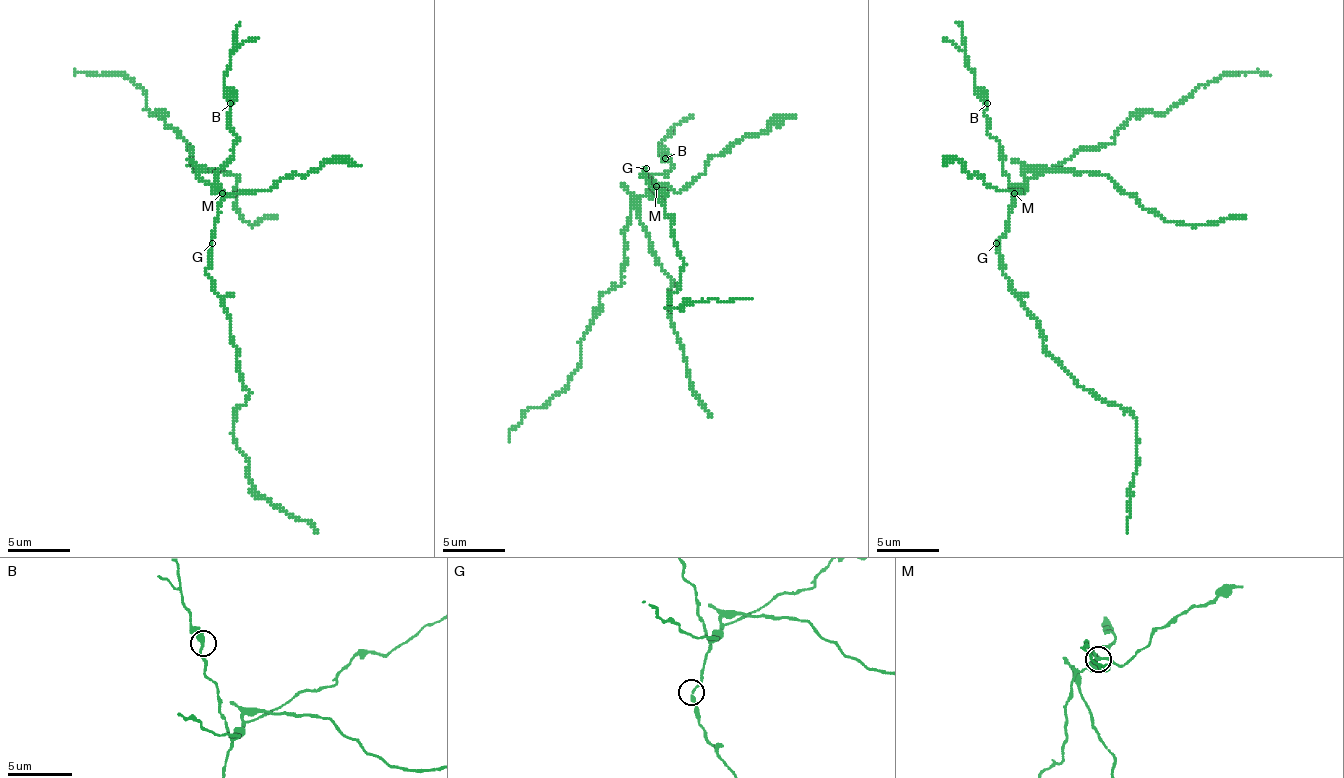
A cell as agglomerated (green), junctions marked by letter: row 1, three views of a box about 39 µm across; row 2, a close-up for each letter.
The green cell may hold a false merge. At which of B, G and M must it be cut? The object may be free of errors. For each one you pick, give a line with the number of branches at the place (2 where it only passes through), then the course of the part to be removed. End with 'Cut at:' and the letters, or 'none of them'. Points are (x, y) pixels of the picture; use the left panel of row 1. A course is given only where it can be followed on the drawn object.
M: 4 | (221, 193), (196, 175), (187, 144), (162, 113), (149, 113), (146, 94), (134, 81), (90, 72), (75, 75)
Cut at: M

